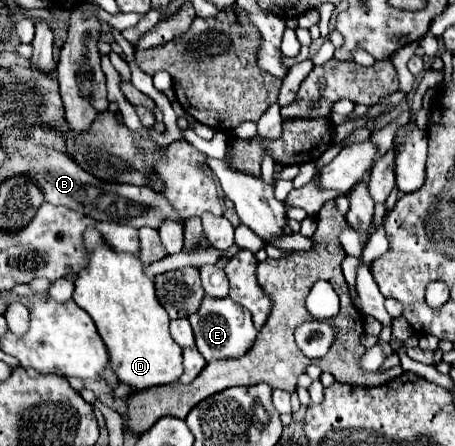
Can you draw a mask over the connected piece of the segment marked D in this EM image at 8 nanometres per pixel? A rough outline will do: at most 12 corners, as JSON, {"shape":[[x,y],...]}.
{"shape":[[87,229],[73,301],[131,393],[175,383],[181,347],[141,259]]}

